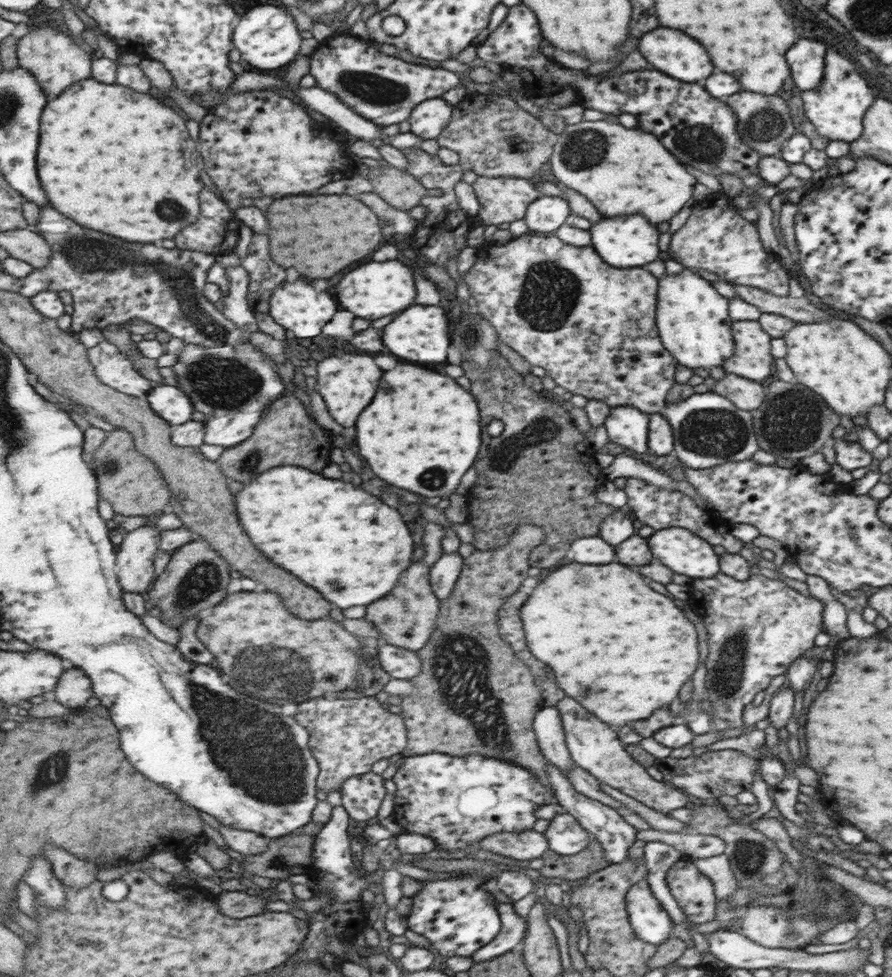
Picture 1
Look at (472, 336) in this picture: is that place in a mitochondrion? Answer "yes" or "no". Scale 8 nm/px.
yes

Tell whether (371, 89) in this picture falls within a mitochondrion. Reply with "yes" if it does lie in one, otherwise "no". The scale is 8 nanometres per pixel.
yes

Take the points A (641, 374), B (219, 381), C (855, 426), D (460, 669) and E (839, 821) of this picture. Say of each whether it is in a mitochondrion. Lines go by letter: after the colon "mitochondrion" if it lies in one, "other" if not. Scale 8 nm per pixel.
A: other
B: mitochondrion
C: other
D: mitochondrion
E: other

